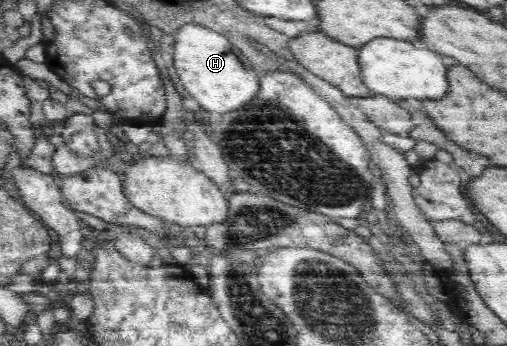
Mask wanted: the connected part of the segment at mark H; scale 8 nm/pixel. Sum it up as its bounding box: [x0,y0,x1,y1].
[173,23,259,116]

